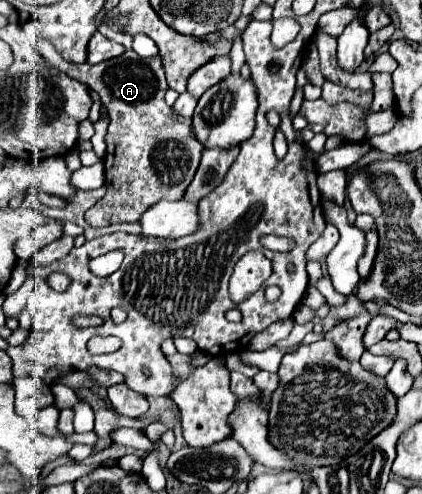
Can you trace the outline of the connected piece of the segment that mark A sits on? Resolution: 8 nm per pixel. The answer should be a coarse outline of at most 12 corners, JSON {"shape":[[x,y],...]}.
{"shape":[[161,57],[51,67],[111,117],[91,227],[181,199],[203,147],[165,103]]}

